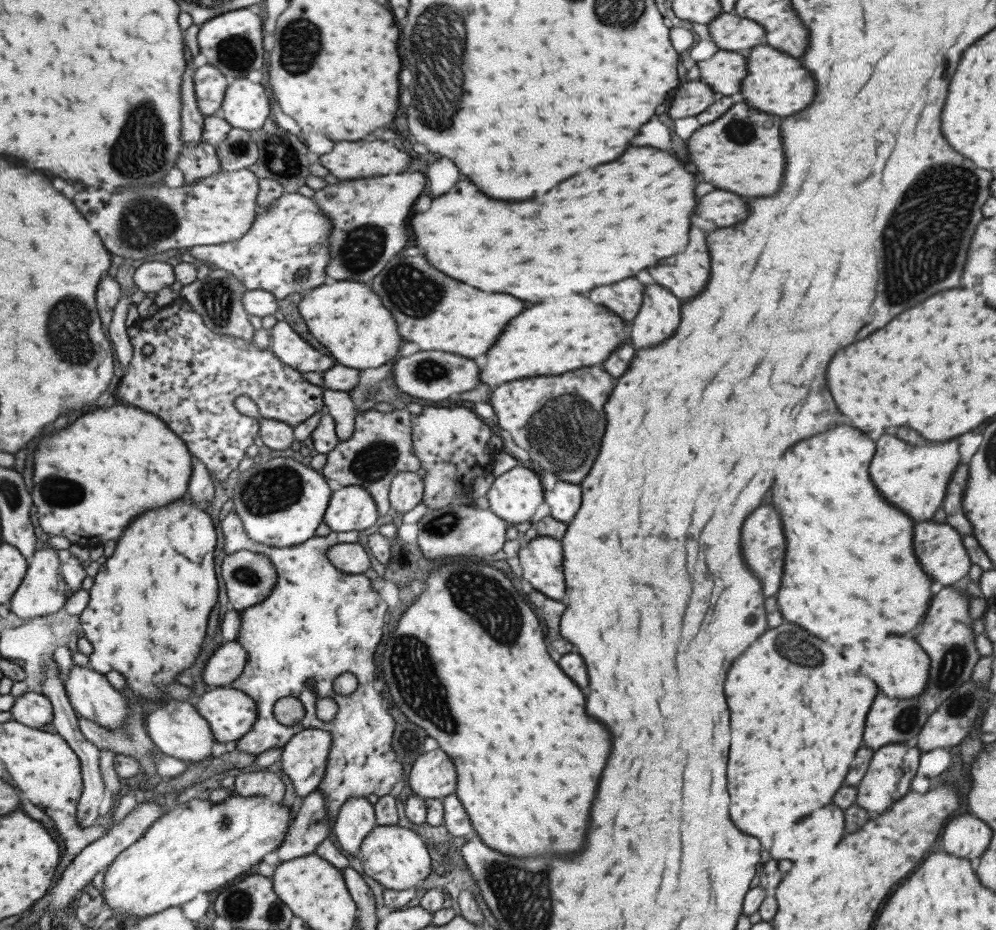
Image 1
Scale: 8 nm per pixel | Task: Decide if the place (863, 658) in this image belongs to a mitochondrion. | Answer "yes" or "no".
no

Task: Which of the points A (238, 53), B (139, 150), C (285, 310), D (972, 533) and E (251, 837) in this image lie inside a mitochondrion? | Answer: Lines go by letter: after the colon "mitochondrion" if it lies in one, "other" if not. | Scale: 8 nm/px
A: mitochondrion
B: mitochondrion
C: other
D: other
E: other

